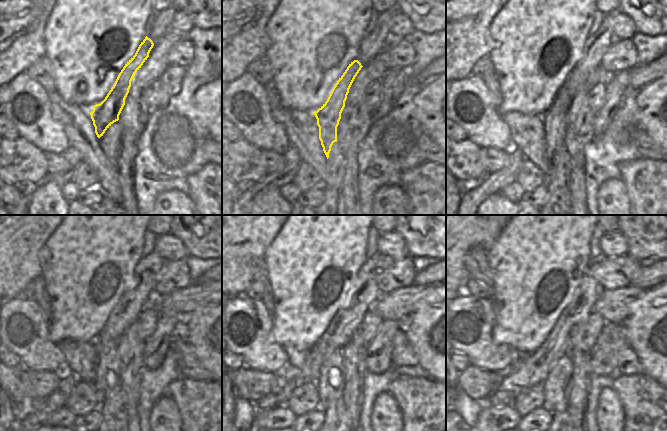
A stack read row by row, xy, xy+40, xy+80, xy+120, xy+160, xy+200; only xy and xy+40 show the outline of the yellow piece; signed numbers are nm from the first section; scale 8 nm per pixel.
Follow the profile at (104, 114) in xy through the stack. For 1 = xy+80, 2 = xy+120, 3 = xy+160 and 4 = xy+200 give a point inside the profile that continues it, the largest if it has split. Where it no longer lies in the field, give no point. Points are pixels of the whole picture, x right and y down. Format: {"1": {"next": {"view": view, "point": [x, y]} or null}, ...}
{"1": {"next": {"view": "xy+80", "point": [553, 119]}}, "2": {"next": {"view": "xy+120", "point": [107, 372]}}, "3": {"next": {"view": "xy+160", "point": [331, 384]}}, "4": {"next": {"view": "xy+200", "point": [556, 388]}}}

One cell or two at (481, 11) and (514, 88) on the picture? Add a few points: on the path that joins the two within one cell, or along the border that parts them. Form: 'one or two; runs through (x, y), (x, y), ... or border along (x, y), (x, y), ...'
two; border along (499, 10), (489, 25), (489, 51)

